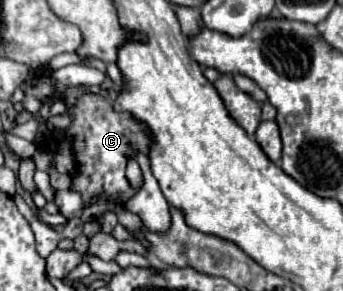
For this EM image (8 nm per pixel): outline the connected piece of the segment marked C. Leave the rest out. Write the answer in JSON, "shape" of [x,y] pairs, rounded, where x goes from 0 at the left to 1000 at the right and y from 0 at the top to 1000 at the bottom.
{"shape":[[[204,296],[204,309],[181,316],[175,337],[198,378],[192,392],[210,405],[204,440],[187,447],[181,474],[204,509],[216,557],[227,564],[210,591],[204,653],[227,660],[245,687],[245,708],[262,708],[303,680],[309,694],[332,694],[344,708],[367,708],[367,694],[402,667],[402,646],[379,639],[367,612],[367,564],[379,543],[397,543],[402,522],[437,529],[437,502],[449,495],[443,460],[420,419],[402,419],[385,392],[356,392],[327,371],[303,330],[262,316],[257,296]]]}

